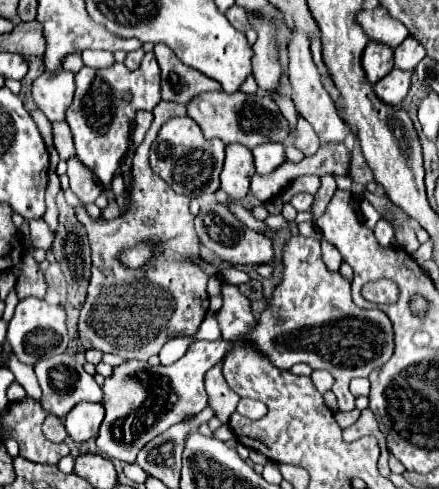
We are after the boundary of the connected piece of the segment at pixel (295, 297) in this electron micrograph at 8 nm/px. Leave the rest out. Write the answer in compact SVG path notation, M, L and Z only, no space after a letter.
M292 236L292 240L286 244L284 280L276 288L272 304L262 312L262 318L254 328L254 332L250 334L250 340L280 370L290 370L298 362L304 362L310 368L328 370L336 380L332 392L338 398L340 410L354 408L354 396L348 390L350 380L358 376L368 376L372 370L380 368L394 352L394 330L388 316L382 310L358 308L350 298L350 282L340 272L330 272L328 266L324 264L320 240L304 238L304 236Z

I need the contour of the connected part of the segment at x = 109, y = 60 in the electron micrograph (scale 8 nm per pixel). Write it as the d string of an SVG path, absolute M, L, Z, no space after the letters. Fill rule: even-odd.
M84 50L82 60L90 68L108 68L114 64L114 54L108 50Z

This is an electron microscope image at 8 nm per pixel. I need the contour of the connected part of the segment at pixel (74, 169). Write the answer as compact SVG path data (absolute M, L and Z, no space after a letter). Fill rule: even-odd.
M72 156L72 160L68 160L66 164L68 164L68 178L70 178L72 192L84 204L94 202L102 194L102 184L98 184L94 180L92 172L88 172L88 168L84 168L84 164L80 164L80 160L76 160L76 156Z

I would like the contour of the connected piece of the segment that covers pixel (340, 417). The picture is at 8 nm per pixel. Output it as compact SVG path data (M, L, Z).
M354 408L352 412L336 412L336 422L342 426L342 428L346 428L346 426L352 426L356 420L358 420L358 416L360 416L360 410L358 408Z

